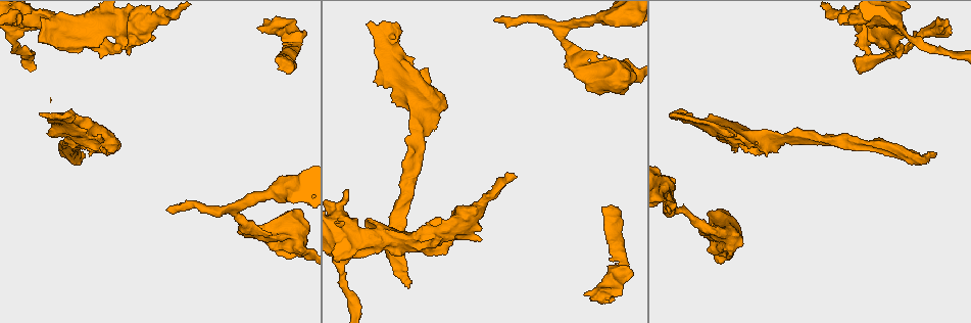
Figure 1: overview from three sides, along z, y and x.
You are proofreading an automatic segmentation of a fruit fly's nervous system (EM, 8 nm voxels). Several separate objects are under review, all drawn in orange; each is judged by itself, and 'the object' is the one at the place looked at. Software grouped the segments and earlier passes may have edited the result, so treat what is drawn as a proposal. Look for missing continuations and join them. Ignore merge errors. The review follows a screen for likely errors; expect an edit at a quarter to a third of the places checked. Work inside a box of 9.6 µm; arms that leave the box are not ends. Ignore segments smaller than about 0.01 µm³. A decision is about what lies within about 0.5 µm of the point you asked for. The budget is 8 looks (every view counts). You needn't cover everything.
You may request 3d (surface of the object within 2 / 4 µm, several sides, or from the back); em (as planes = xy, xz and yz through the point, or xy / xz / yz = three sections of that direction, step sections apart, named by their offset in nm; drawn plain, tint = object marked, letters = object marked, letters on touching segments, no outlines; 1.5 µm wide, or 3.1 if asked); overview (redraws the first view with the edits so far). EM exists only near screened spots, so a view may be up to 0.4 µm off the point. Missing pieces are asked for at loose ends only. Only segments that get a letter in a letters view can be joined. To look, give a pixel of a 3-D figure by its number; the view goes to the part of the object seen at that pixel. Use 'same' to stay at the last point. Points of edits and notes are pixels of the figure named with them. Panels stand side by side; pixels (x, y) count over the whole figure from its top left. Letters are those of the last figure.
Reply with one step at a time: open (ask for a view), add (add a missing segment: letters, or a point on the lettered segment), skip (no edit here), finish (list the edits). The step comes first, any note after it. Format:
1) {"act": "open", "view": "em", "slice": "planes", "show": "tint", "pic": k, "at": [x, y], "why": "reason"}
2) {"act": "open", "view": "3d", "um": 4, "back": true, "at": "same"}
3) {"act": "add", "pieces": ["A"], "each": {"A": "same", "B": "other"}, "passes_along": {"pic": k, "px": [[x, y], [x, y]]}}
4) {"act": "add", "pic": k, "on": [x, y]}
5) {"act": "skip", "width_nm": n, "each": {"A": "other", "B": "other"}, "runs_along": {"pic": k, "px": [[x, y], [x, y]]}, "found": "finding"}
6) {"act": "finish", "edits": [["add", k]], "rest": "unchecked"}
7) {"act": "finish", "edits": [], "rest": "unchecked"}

{"act": "open", "view": "3d", "um": 2, "pic": 1, "at": [166, 210], "why": "branch stops here"}

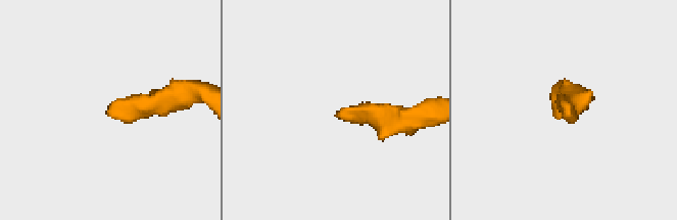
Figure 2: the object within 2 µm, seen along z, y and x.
{"act": "open", "view": "em", "slice": "planes", "show": "letters", "pic": 2, "at": [110, 105], "why": "now the EM"}

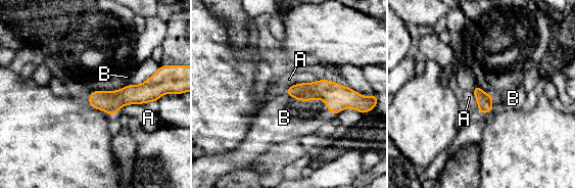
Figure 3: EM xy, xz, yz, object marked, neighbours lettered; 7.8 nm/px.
{"act": "add", "pieces": ["B"], "longest_contact_nm": ["A", 240], "each": {"A": "other", "B": "same"}, "passes_along": {"pic": 3, "px": [[337, 97], [320, 98], [295, 119]]}, "found": "it goes on there"}

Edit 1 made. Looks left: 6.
{"act": "open", "view": "em", "slice": "planes", "show": "letters", "pic": 1, "at": [19, 19]}

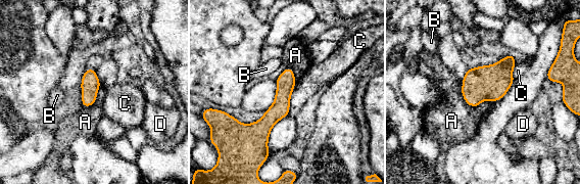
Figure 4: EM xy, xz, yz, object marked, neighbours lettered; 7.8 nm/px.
{"act": "skip", "longest_contact_nm": ["C", 260], "each": {"A": "other", "B": "other", "C": "other", "D": "other"}, "runs_along": {"pic": 4, "px": [[290, 71], [259, 128], [235, 123]]}, "found": "none of them fits"}

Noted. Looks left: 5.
{"act": "open", "view": "em", "slice": "planes", "show": "tint", "pic": 1, "at": [854, 62], "why": "end of a long branch"}

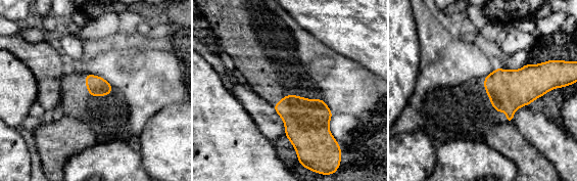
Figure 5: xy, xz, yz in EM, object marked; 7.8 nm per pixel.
{"act": "open", "view": "em", "slice": "planes", "show": "letters", "at": "same"}

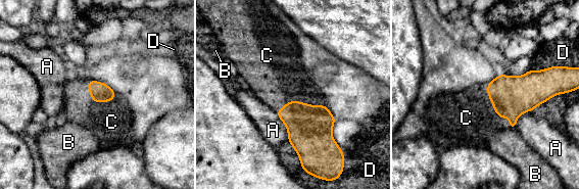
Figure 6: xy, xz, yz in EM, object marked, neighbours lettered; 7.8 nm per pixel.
{"act": "add", "pieces": ["C"], "each": {"A": "other", "B": "other", "C": "same", "D": "other"}, "found": "the neuron continues"}

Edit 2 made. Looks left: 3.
{"act": "finish", "edits": [["add", 3], ["add", 6]], "rest": "unchecked"}

